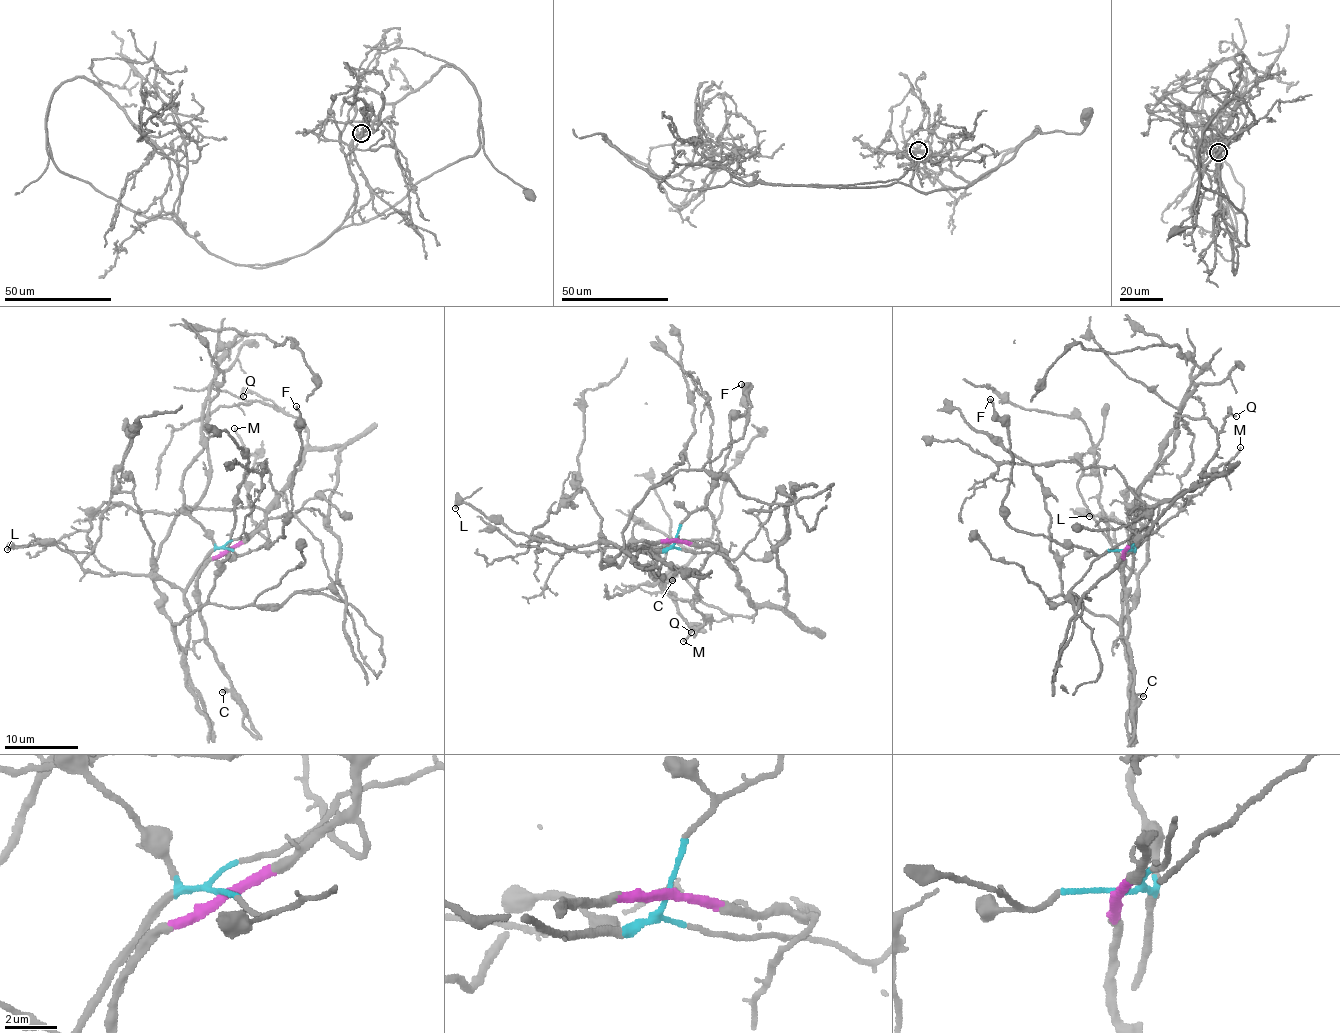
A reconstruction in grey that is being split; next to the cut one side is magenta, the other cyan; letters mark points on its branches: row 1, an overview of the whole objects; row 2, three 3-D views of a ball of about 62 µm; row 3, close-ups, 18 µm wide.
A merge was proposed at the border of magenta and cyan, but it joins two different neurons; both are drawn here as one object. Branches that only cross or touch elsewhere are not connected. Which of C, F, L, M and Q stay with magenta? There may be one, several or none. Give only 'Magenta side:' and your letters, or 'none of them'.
Magenta side: C, M, Q

